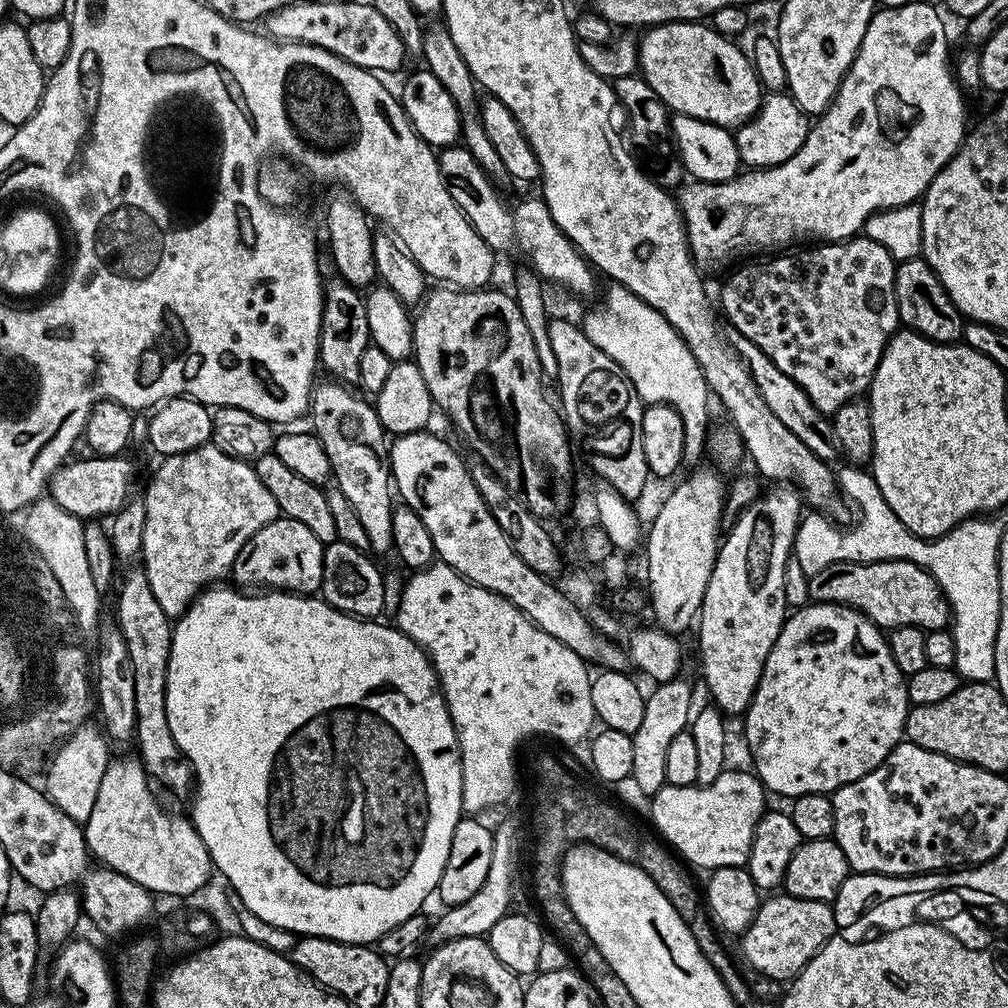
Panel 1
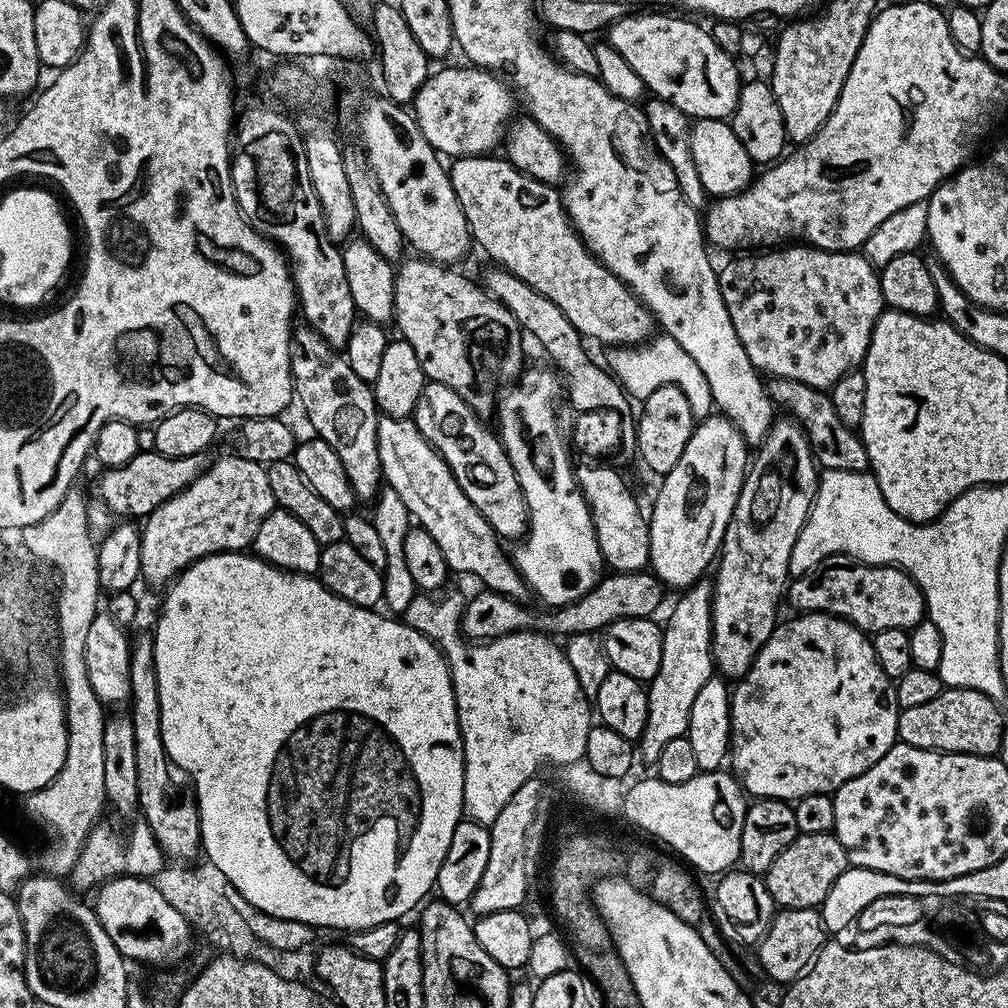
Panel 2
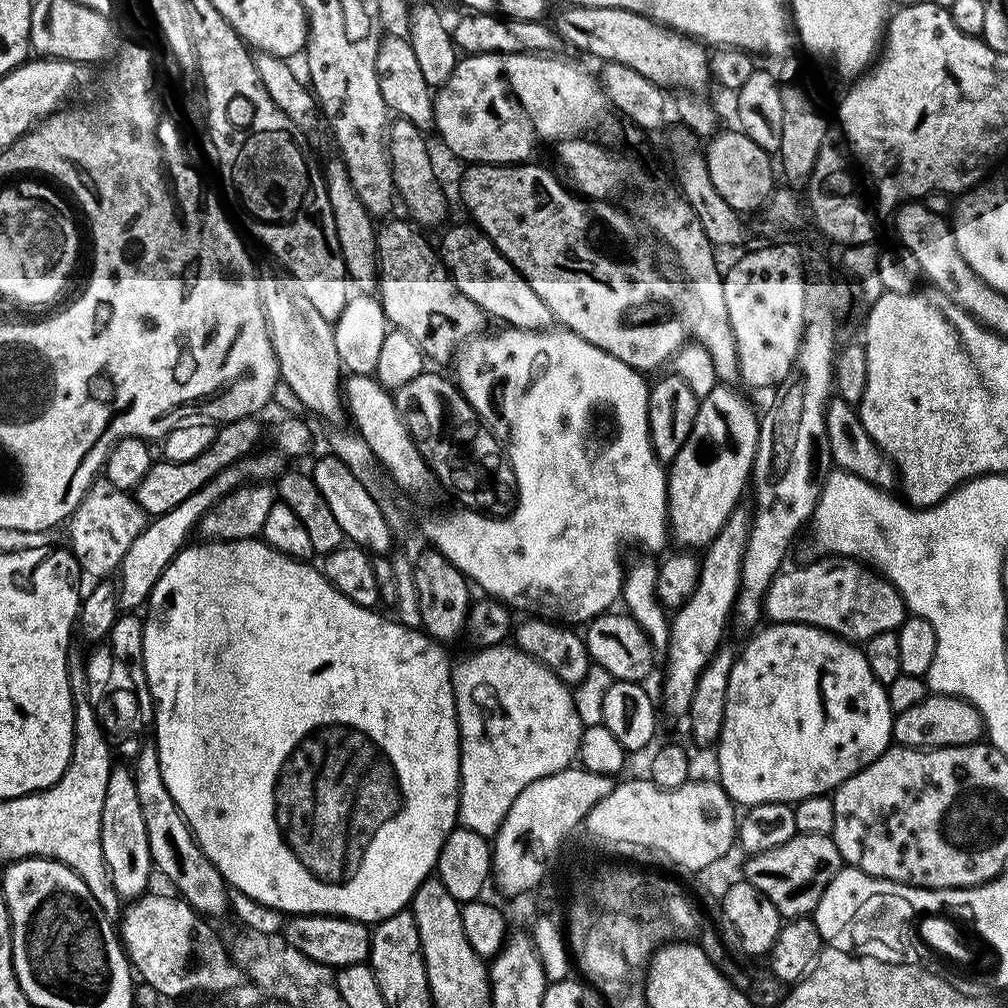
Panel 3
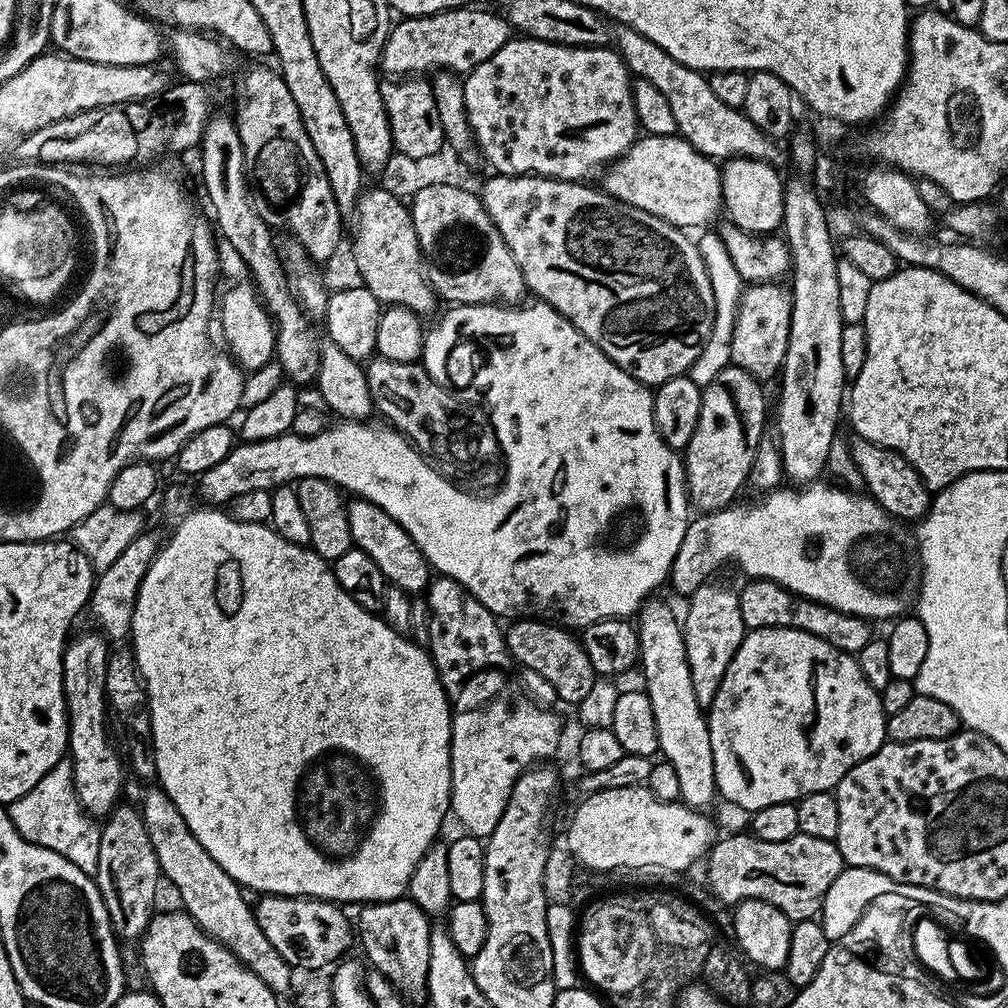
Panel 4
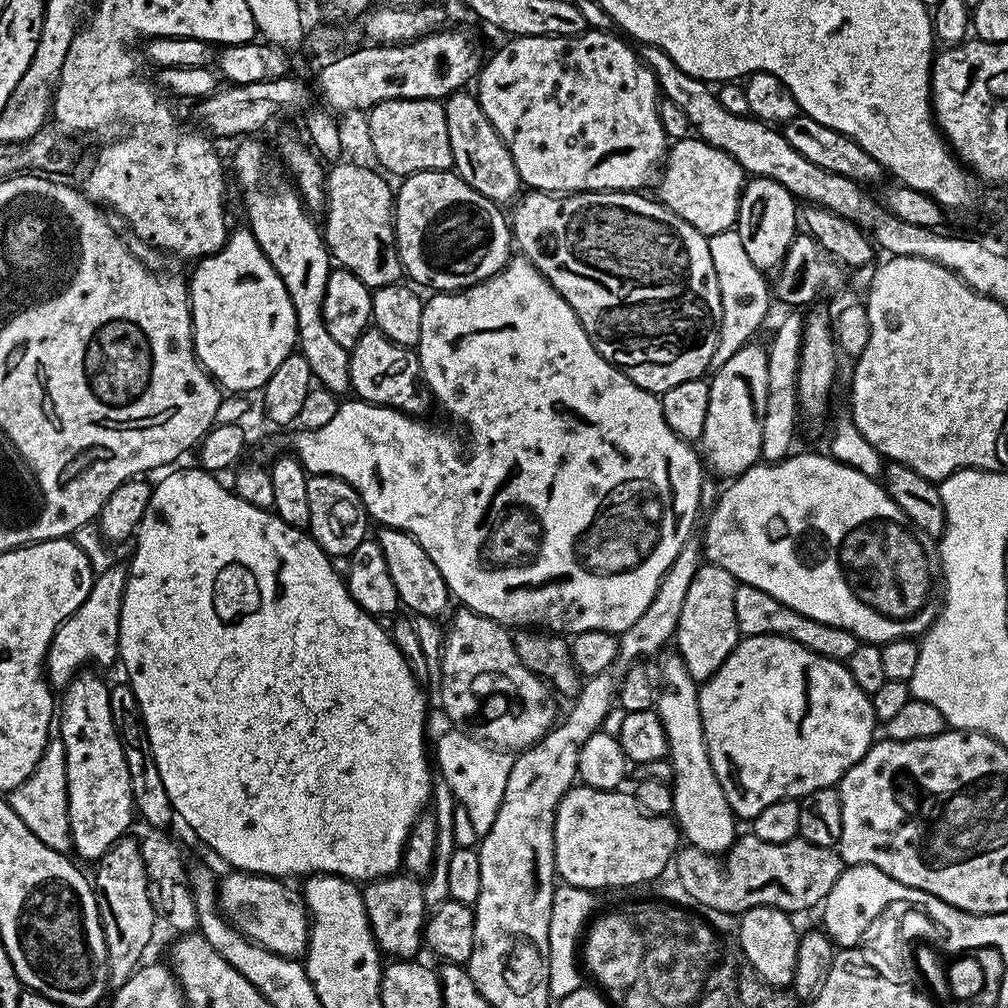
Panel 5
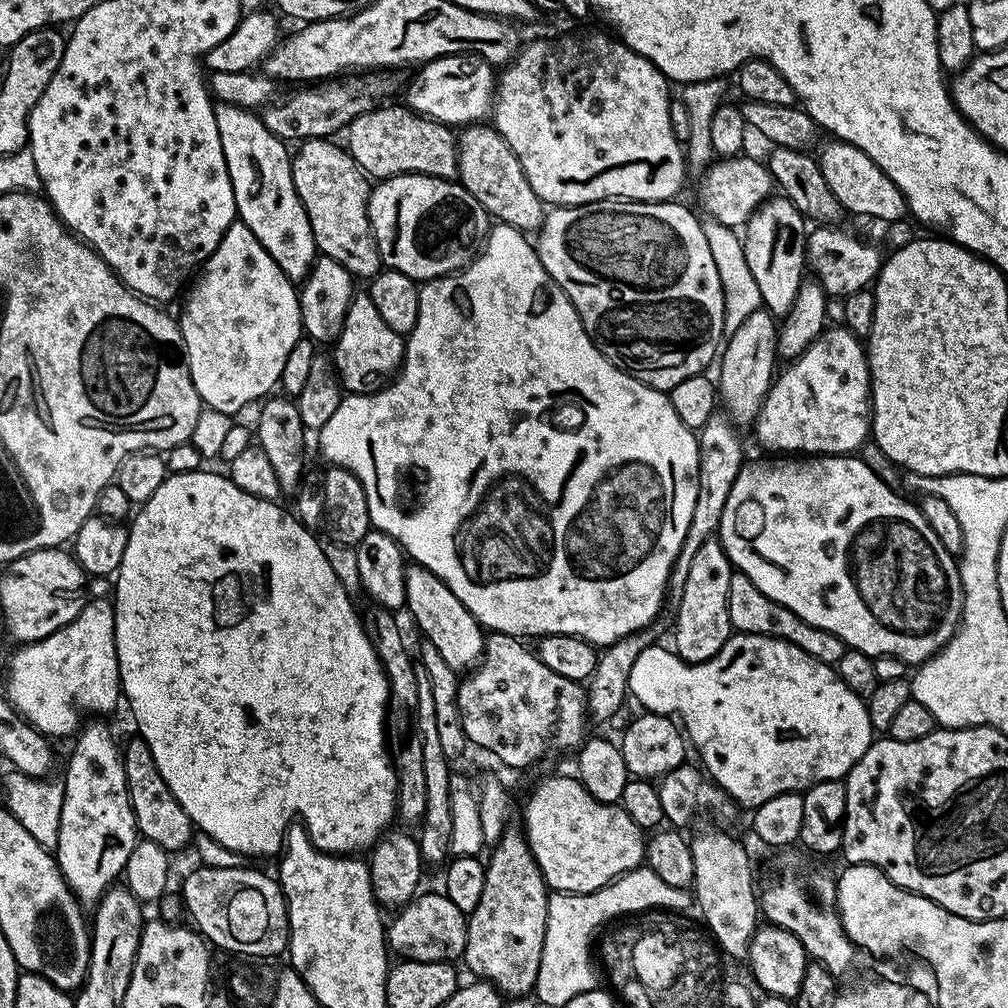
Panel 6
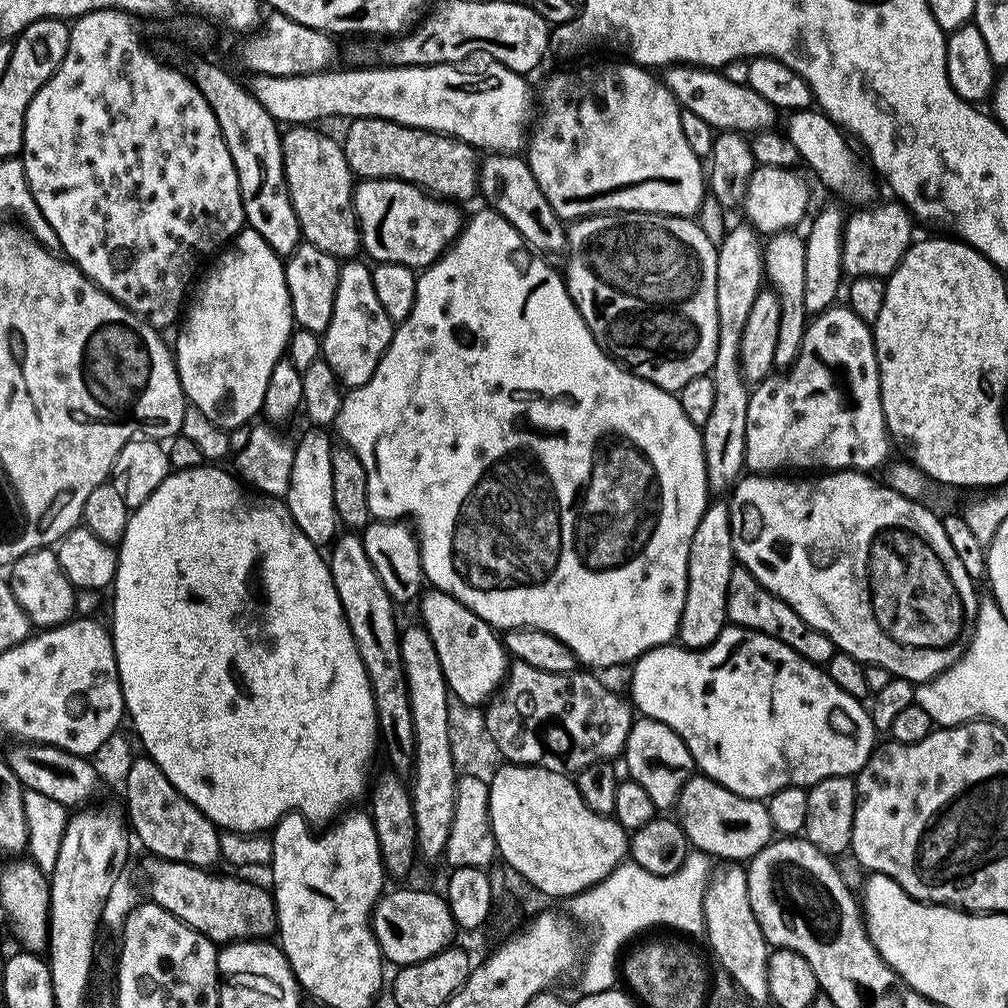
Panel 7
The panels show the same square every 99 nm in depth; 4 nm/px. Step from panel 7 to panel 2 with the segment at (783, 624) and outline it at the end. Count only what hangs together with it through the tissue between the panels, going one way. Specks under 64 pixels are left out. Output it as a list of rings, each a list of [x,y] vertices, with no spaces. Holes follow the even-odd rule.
[[[828,556],[818,568],[795,577],[787,585],[786,600],[800,614],[825,612],[848,620],[865,634],[895,628],[911,629],[926,618],[924,591],[901,568],[862,564],[850,556]]]

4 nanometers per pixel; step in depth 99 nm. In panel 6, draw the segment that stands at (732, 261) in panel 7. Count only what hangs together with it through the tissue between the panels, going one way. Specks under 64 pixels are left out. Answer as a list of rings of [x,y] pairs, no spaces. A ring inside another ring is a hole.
[[[720,410],[713,414],[710,422],[706,422],[706,426],[698,430],[698,498],[694,498],[694,514],[690,514],[690,530],[686,530],[686,538],[682,542],[680,553],[668,579],[669,597],[678,598],[682,594],[686,574],[690,574],[690,566],[694,563],[694,554],[698,554],[702,542],[713,539],[720,531],[722,510],[726,510],[726,498],[730,498],[734,478],[738,478],[740,469],[746,463],[744,444],[736,432],[739,432],[737,425]]]

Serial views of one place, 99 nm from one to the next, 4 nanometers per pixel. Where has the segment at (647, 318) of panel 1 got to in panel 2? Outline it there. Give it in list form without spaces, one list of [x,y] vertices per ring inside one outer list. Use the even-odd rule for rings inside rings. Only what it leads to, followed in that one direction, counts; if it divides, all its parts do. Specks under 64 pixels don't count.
[[[656,334],[643,346],[616,346],[609,352],[612,353],[606,361],[607,367],[624,385],[624,391],[629,397],[643,402],[650,394],[654,394],[654,390],[658,390],[658,386],[673,384],[683,390],[686,398],[690,398],[692,413],[696,415],[697,421],[713,415],[714,405],[710,386],[706,383],[702,370],[698,370],[698,362],[694,362],[694,358],[690,358],[690,354],[686,354],[686,350],[682,350],[682,346],[678,346],[678,342],[674,342],[672,336]]]

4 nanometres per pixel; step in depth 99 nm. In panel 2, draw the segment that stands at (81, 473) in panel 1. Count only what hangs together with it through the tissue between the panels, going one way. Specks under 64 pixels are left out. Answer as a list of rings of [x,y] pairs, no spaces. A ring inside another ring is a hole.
[[[140,450],[124,466],[109,467],[97,479],[98,498],[107,510],[118,518],[146,518],[164,501],[176,496],[190,482],[196,481],[210,463],[207,451],[192,454],[188,457],[170,458],[162,453]]]

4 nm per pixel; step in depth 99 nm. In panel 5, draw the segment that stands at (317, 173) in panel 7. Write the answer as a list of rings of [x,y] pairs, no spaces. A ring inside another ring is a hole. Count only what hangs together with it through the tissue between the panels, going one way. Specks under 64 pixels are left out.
[[[333,163],[326,172],[328,217],[324,224],[322,220],[322,235],[331,259],[358,277],[369,290],[395,284],[401,279],[402,269],[396,253],[396,227],[392,225],[393,185],[388,185],[375,167],[340,163]]]

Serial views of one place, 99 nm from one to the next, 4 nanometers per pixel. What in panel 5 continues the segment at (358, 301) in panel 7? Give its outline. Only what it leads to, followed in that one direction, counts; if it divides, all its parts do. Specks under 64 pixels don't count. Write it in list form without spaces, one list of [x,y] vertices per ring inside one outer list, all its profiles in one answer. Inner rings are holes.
[[[369,326],[349,351],[348,382],[351,391],[367,404],[383,404],[386,408],[407,412],[409,416],[423,417],[423,412],[434,404],[432,393],[422,383],[419,355],[391,344],[375,326]]]

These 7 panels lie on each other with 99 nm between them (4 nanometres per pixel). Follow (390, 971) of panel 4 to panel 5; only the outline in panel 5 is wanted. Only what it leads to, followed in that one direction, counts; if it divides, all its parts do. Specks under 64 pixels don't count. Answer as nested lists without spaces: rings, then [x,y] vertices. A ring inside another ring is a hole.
[[[411,874],[381,876],[378,880],[365,883],[362,891],[372,937],[385,957],[397,960],[411,960],[422,948],[426,907],[423,902],[424,885]]]

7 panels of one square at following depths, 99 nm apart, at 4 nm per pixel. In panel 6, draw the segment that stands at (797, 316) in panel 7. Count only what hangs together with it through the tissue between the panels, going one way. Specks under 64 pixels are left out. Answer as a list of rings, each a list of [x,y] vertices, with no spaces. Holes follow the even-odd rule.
[[[776,194],[764,201],[756,209],[742,232],[746,266],[758,282],[760,303],[777,318],[790,314],[800,285],[806,279],[806,253],[810,243],[808,232],[804,229],[806,218],[783,195]]]

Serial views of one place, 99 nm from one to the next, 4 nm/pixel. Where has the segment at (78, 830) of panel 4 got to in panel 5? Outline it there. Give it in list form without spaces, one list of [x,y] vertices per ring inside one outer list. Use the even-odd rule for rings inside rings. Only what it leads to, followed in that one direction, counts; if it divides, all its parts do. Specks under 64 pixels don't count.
[[[58,738],[49,739],[48,746],[34,774],[26,778],[7,797],[8,805],[26,822],[26,826],[39,840],[65,854],[73,851],[68,813],[68,787],[66,786],[66,754],[64,743]]]

